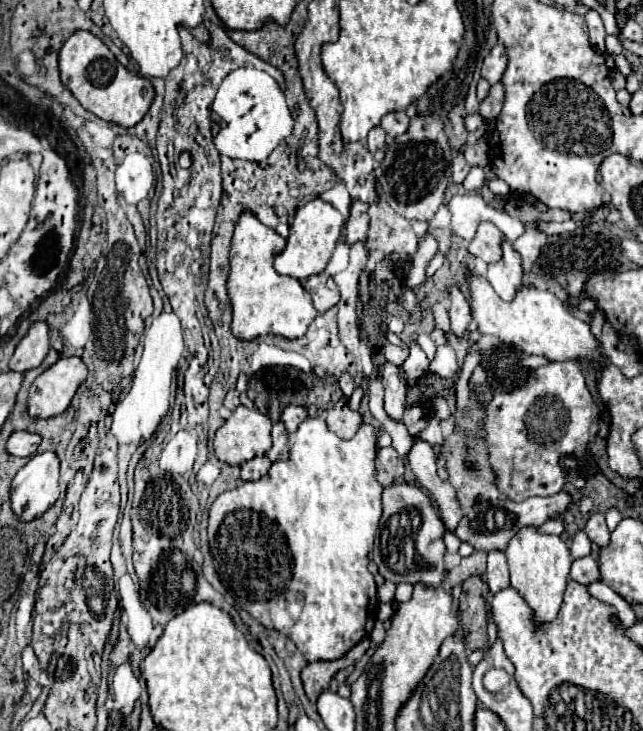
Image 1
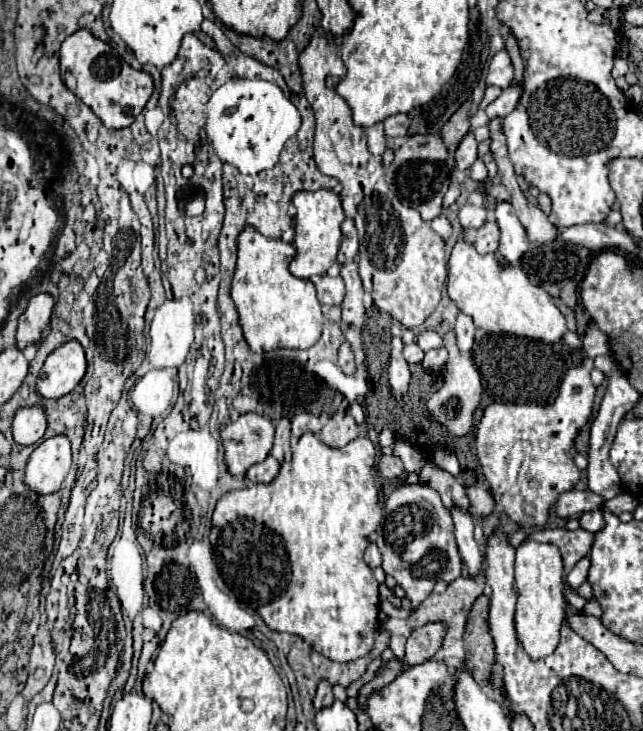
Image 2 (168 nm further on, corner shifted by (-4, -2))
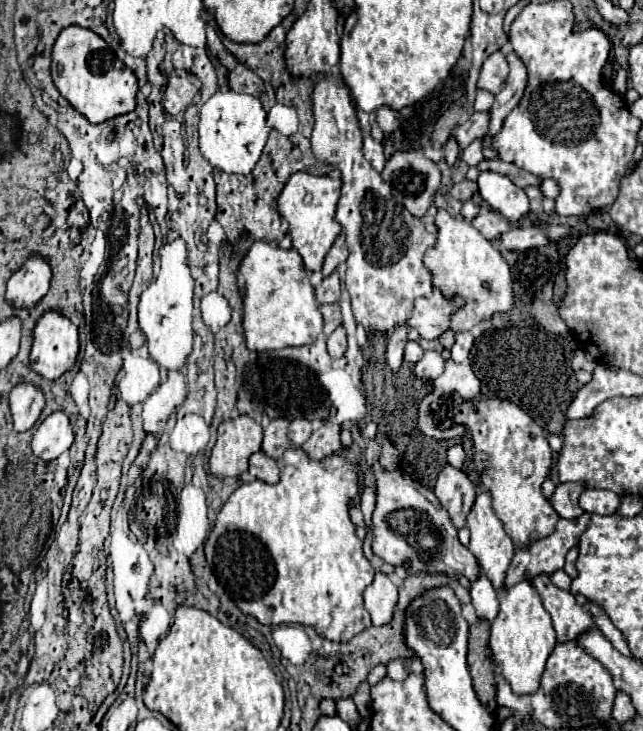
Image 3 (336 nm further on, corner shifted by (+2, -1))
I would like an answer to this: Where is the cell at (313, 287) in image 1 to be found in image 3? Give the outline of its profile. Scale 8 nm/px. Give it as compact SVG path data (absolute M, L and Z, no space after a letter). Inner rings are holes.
M334 271L332 275L328 275L320 285L314 287L316 291L316 299L318 303L338 303L340 299L340 279L338 279L338 273Z

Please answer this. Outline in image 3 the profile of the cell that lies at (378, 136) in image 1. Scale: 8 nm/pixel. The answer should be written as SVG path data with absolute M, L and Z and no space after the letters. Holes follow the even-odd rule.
M364 137L364 157L372 163L372 167L376 171L382 171L384 165L386 165L386 157L384 157L382 143L374 141L372 137Z

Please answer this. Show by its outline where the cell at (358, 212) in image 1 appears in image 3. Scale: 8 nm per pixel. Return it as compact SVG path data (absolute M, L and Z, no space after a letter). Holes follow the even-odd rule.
M342 231L342 233L338 235L338 239L334 241L332 249L328 251L326 259L324 259L324 267L322 267L324 277L328 277L328 275L330 275L340 263L344 263L346 259L348 259L348 247L346 247L346 233Z

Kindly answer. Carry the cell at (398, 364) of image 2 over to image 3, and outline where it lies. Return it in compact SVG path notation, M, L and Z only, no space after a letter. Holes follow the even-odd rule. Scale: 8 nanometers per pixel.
M402 325L402 327L396 327L394 333L388 337L388 347L386 347L386 363L388 367L398 373L400 367L402 367L402 355L404 355L404 345L406 345L406 331L408 327Z

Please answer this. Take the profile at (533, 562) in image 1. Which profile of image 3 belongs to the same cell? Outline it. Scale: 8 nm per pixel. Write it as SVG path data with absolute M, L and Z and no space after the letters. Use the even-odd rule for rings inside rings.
M532 577L506 587L504 595L500 597L500 613L492 623L490 649L494 653L494 661L502 665L502 675L510 681L514 693L534 693L540 687L540 675L554 645L556 633L552 629L550 615L532 583Z

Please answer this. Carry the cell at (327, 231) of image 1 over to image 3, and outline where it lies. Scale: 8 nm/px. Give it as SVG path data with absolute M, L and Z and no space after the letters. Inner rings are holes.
M294 173L278 197L278 211L288 221L288 233L292 247L300 253L306 271L320 271L326 253L330 251L334 239L340 235L340 223L334 219L336 205L340 199L340 179L328 175L314 177L306 173Z

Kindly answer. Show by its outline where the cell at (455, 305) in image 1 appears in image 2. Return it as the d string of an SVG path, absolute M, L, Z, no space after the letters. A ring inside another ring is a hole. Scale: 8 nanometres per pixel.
M458 314L458 320L456 320L456 328L454 328L454 332L456 332L458 348L460 348L462 352L470 350L472 344L474 344L474 332L476 332L476 326L474 326L472 318L466 316L466 314Z

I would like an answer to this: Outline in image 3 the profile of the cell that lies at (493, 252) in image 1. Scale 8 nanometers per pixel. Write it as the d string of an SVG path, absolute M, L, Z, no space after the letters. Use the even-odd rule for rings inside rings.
M484 211L484 213L480 213L480 215L472 221L472 225L474 225L488 241L500 239L500 235L510 229L510 225L508 225L496 211Z

